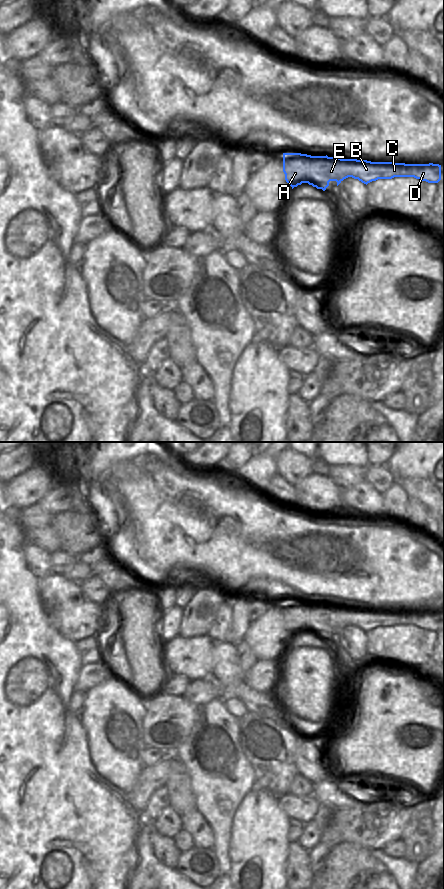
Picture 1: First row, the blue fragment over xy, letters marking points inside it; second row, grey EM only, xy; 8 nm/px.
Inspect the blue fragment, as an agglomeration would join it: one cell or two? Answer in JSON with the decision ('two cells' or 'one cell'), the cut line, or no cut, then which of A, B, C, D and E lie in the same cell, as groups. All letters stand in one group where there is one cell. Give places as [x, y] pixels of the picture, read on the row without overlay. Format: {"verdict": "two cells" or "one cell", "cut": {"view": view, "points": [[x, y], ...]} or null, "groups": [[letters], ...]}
{"verdict": "two cells", "cut": {"view": "xy", "points": [[309, 603], [309, 626], [306, 630]]}, "groups": [["A"], ["B", "C", "D", "E"]]}

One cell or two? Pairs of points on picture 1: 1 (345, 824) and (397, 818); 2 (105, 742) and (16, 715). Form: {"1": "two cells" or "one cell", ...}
{"1": "one cell", "2": "two cells"}

